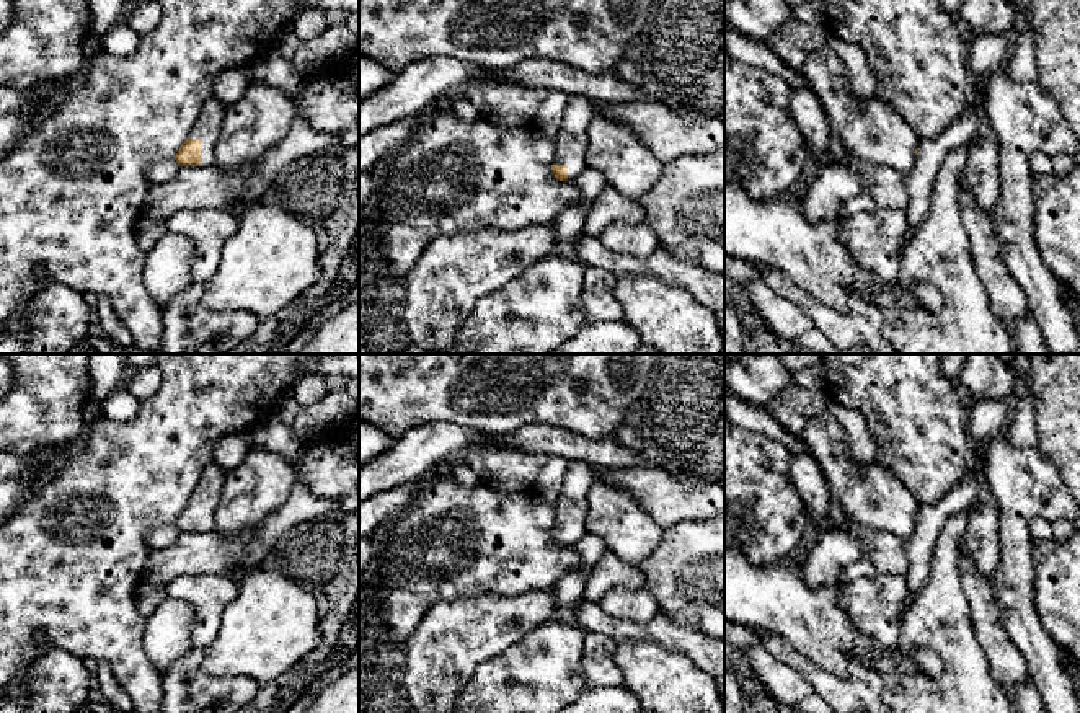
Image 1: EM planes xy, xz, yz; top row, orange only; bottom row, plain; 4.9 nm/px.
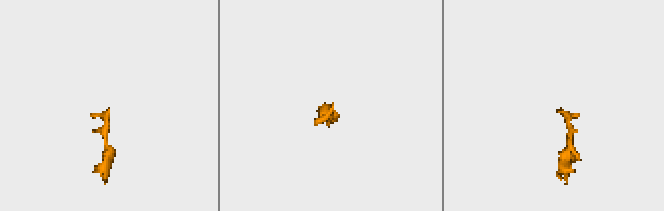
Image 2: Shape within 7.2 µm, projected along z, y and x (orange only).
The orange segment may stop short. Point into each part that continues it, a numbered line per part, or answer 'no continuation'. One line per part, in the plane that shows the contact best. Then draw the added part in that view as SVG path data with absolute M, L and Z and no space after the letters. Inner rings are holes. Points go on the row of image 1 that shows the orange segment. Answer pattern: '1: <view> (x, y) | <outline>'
1: xy (208, 126) | M214 95L202 108L199 117L196 119L189 139L202 140L202 166L210 166L215 163L215 145L220 137L227 108Z

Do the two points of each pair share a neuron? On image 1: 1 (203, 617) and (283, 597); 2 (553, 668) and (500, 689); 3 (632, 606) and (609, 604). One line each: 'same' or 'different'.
1: different
2: same
3: same

